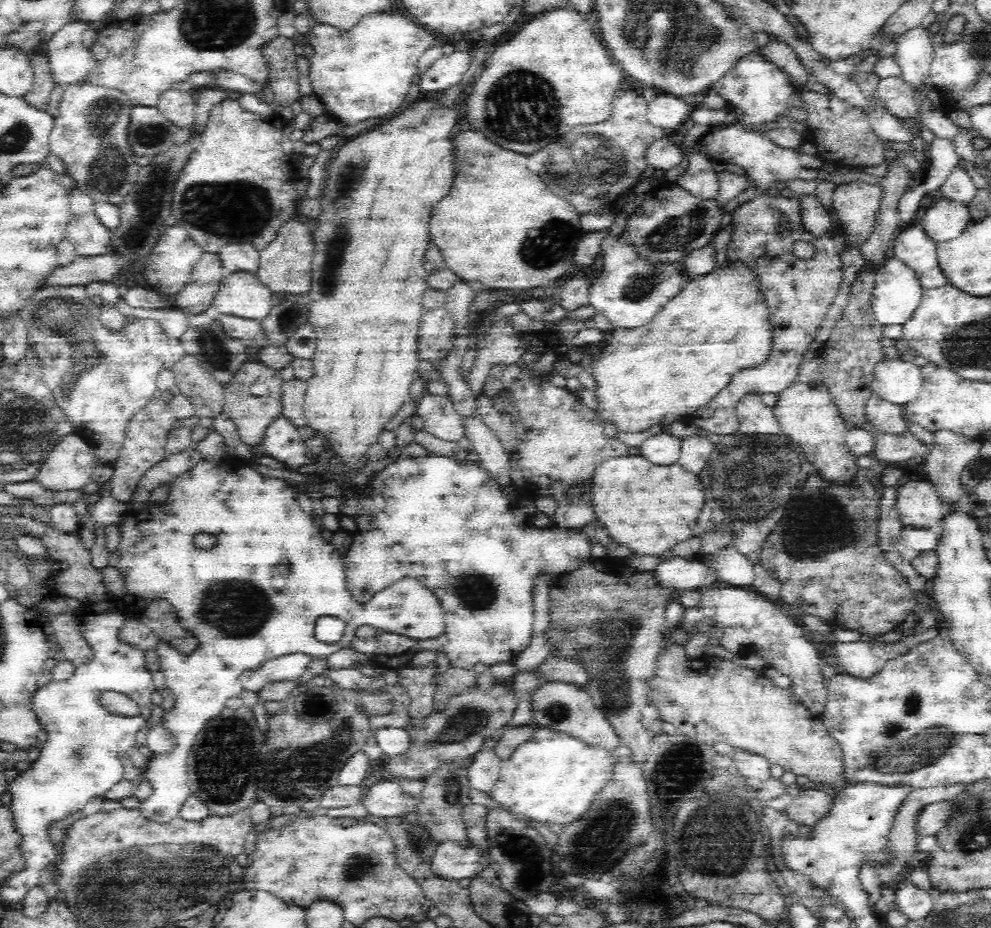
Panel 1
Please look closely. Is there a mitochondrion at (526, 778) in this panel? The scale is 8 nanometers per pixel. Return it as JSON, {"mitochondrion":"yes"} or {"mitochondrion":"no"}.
{"mitochondrion":"no"}

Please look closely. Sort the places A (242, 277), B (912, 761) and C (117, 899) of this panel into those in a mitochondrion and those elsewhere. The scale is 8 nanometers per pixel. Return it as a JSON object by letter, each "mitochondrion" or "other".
{"A":"other","B":"mitochondrion","C":"mitochondrion"}

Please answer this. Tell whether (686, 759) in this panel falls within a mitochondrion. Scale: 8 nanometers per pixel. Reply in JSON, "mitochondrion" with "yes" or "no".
{"mitochondrion":"yes"}

